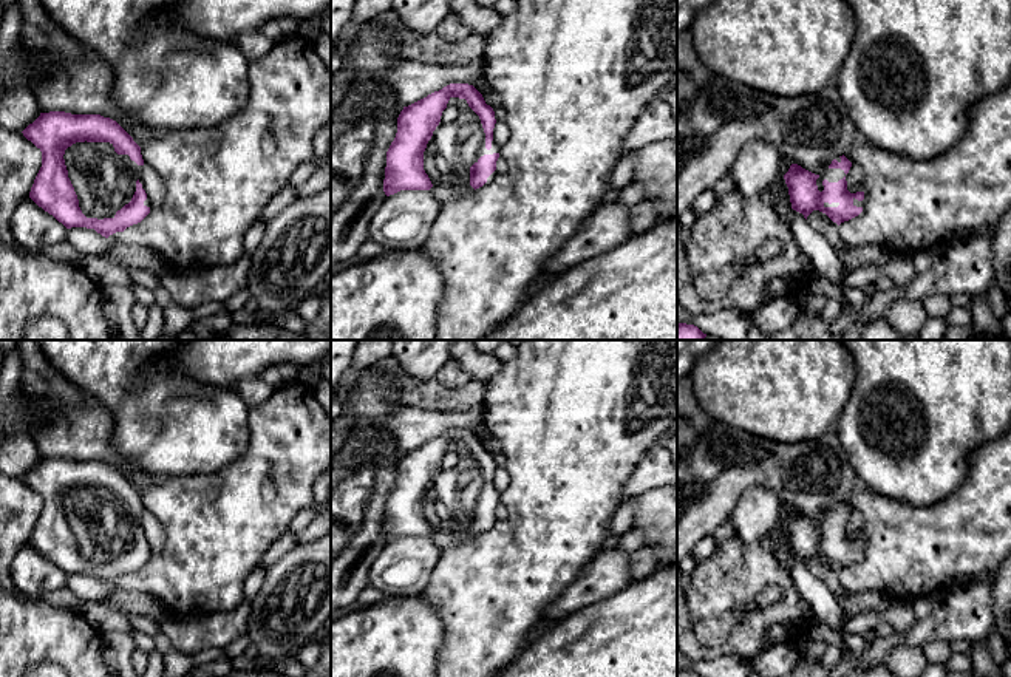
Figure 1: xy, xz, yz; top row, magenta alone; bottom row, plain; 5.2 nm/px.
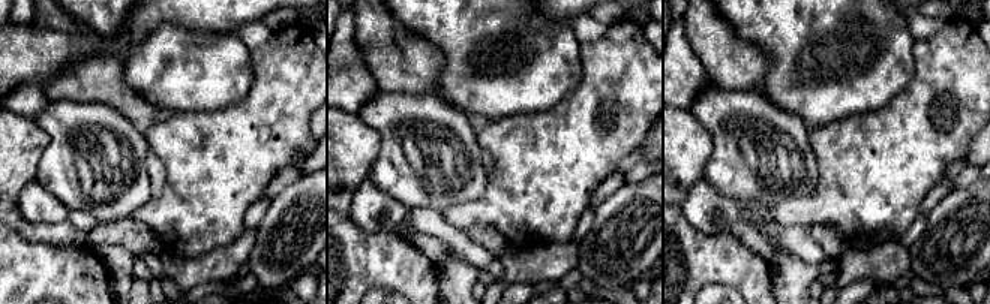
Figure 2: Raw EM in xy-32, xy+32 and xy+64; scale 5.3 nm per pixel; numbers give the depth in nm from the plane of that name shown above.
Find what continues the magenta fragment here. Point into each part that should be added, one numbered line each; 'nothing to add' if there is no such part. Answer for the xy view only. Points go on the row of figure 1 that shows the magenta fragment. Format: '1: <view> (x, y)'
1: xy (104, 181)

